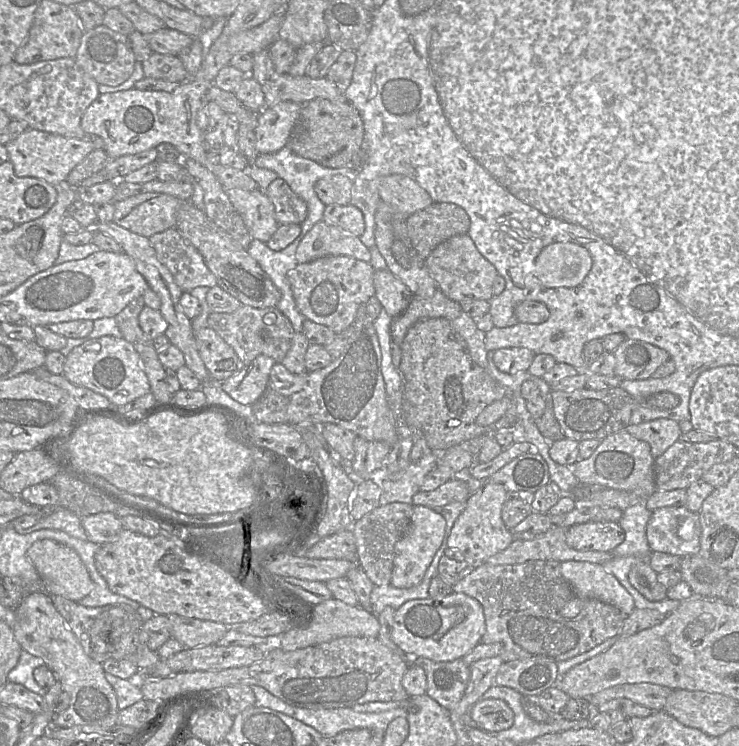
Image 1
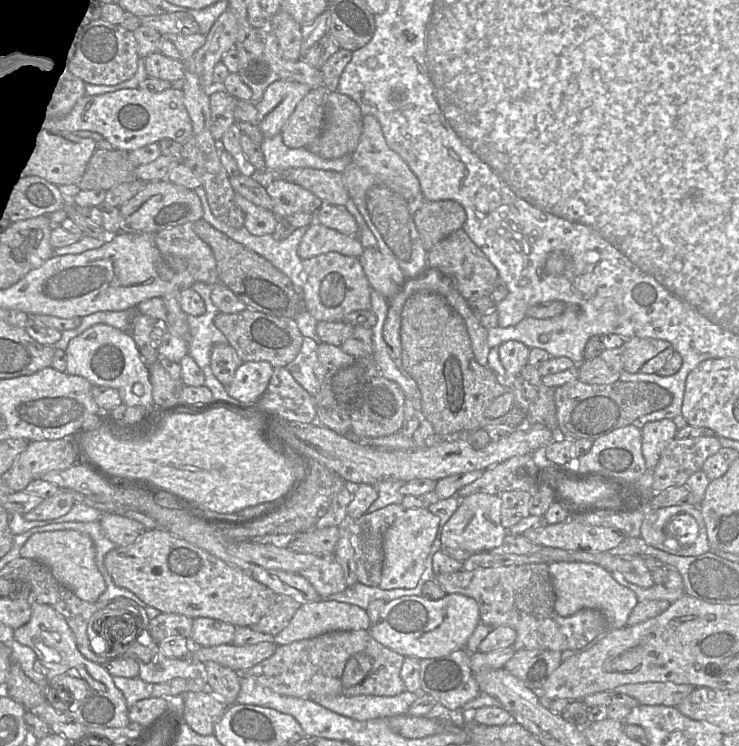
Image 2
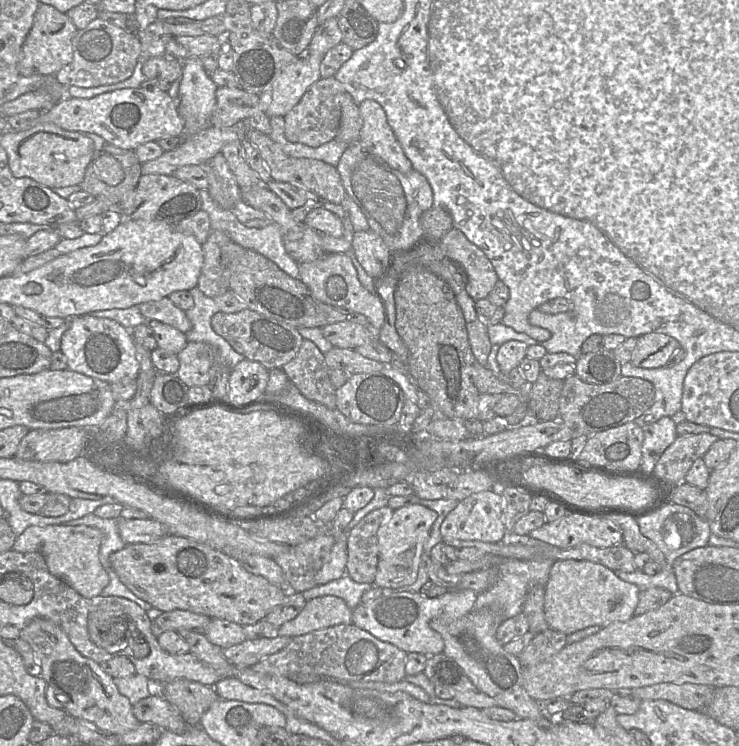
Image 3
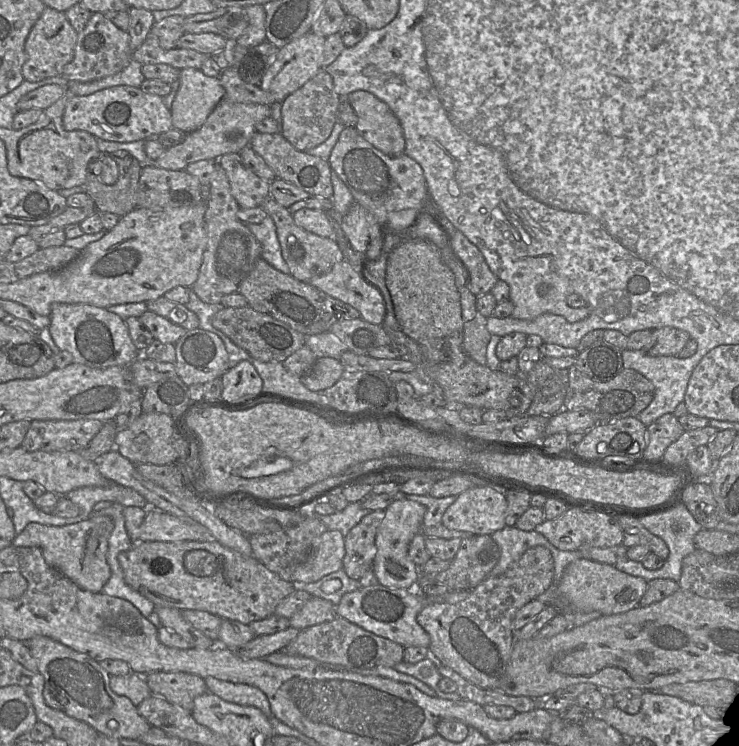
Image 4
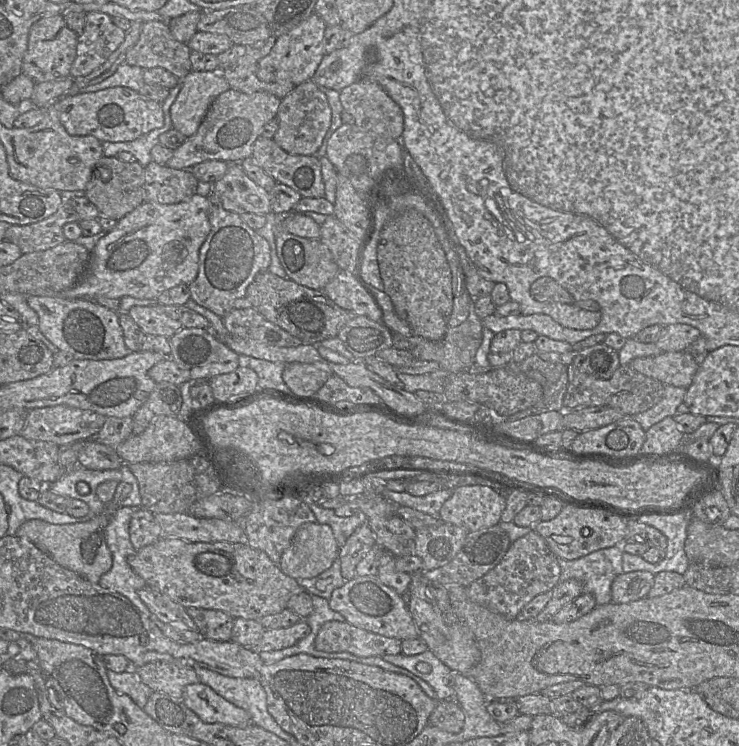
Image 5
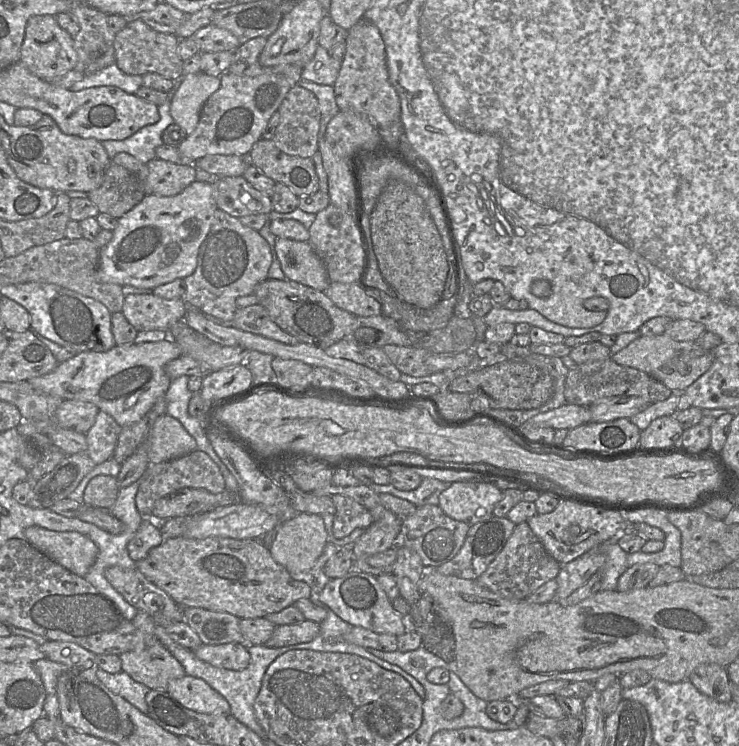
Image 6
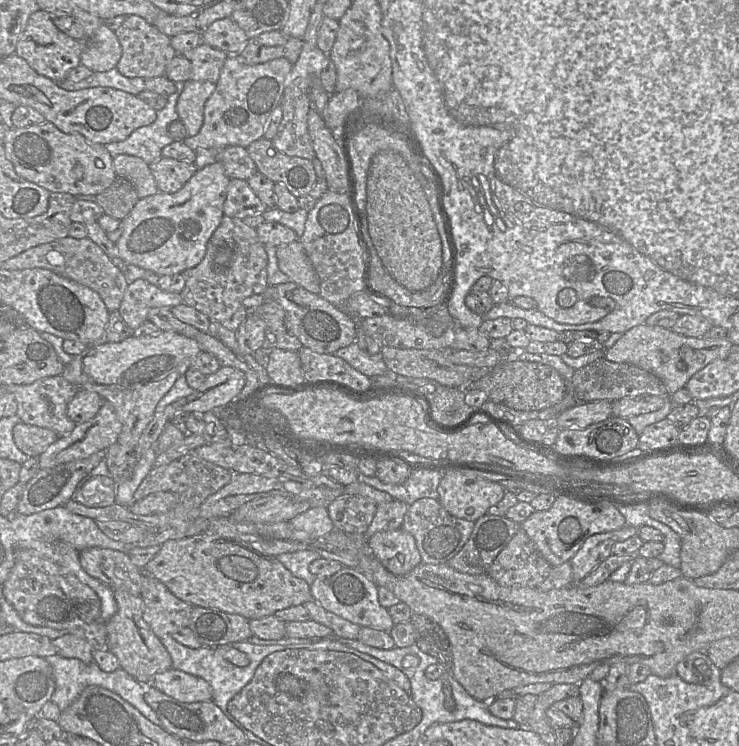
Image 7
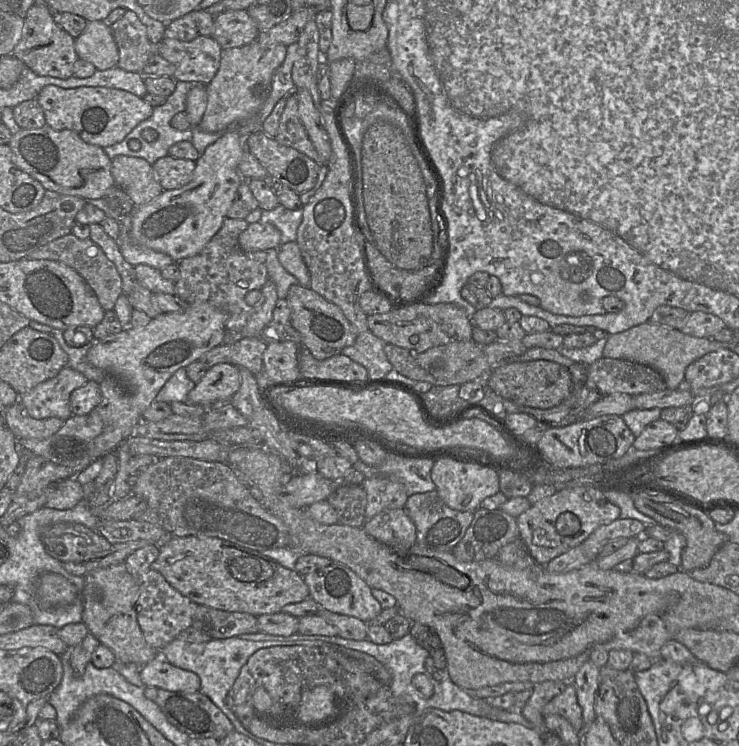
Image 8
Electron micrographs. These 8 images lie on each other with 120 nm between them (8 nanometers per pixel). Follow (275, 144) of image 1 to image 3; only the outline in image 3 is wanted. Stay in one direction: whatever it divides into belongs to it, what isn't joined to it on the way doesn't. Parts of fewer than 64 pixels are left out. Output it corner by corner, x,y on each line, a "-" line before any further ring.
305,53
296,62
285,67
276,77
272,85
259,95
260,109
269,118
284,117
302,98
307,89
319,80
322,57

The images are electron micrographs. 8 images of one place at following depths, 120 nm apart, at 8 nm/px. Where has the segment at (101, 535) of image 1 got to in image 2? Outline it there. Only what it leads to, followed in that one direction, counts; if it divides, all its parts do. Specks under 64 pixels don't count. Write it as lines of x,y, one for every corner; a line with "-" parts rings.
103,513
99,524
104,535
117,547
132,544
146,530
143,524
123,514

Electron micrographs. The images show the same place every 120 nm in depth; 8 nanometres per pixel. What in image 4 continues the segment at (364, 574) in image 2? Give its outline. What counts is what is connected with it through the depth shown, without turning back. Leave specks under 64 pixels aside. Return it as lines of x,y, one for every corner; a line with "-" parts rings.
383,510
371,511
346,535
343,569
351,579
360,580
372,569
377,553
376,534
384,517

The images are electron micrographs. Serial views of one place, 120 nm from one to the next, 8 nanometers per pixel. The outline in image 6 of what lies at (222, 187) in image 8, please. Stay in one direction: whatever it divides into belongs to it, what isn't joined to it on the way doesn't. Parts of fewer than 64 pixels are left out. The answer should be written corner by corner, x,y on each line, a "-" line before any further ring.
194,181
174,196
148,194
118,219
112,239
99,251
97,280
153,290
191,275
217,210
213,183

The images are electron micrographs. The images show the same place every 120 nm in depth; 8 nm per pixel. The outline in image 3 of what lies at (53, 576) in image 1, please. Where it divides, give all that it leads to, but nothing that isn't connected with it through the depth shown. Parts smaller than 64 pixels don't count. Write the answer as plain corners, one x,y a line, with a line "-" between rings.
60,524
28,526
16,537
12,549
20,553
41,553
51,574
65,582
81,596
93,598
100,595
109,583
109,575
99,559
102,540
103,533
92,526
63,526

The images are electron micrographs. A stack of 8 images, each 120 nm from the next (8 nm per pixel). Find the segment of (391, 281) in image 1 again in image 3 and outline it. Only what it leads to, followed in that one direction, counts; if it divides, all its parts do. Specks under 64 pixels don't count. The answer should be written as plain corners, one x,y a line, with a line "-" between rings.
372,230
354,232
352,250
358,262
373,279
382,277
391,264
392,252

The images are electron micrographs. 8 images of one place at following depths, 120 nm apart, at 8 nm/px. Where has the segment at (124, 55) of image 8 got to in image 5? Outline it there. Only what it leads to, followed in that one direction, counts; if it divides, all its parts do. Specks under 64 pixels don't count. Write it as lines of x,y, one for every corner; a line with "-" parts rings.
149,21
142,25
137,43
125,56
125,63
145,69
163,68
182,80
192,71
191,49
177,41
166,21

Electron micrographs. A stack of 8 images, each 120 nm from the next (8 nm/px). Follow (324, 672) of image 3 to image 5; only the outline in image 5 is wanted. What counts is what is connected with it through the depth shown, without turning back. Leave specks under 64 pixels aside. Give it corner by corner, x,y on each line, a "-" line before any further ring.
330,621
320,628
314,646
328,653
348,652
361,658
382,658
401,654
401,642
357,628
346,621

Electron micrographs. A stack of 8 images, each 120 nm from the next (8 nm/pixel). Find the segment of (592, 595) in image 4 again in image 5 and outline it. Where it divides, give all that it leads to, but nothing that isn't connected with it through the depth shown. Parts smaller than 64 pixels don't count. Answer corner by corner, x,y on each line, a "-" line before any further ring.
634,571
618,575
611,585
612,602
625,604
645,598
653,581
654,575
647,571

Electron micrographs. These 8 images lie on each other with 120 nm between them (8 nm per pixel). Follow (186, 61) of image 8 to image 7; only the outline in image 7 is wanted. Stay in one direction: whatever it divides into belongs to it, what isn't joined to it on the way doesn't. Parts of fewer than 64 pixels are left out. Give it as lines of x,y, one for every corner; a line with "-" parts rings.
205,43
182,54
191,63
190,80
217,83
228,54

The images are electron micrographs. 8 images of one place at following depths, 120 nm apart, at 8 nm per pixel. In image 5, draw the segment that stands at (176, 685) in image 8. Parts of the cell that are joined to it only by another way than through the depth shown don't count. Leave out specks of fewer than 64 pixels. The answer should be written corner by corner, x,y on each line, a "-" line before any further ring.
200,682
185,687
182,701
205,723
221,723
238,728
252,724
248,712
228,702

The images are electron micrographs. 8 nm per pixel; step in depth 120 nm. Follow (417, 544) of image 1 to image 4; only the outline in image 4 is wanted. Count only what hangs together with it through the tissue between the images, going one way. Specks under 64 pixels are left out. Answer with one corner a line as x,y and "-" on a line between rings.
407,499
395,501
385,510
376,534
377,553
372,565
379,584
393,589
414,589
420,570
410,559
408,549
414,536
422,531
425,513
424,505

